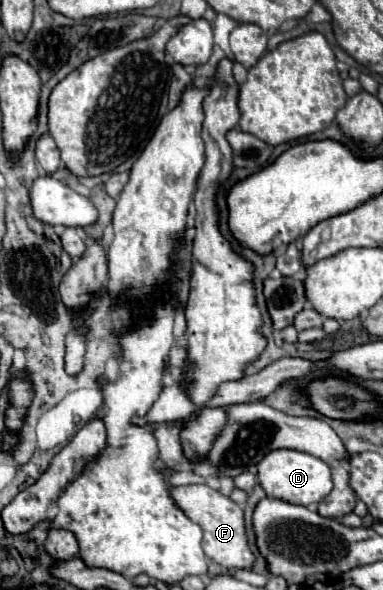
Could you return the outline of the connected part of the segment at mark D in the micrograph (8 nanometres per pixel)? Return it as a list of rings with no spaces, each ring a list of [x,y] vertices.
[[[271,450],[271,454],[257,464],[257,478],[269,498],[279,498],[301,506],[321,502],[333,488],[329,466],[319,458],[297,450]]]

